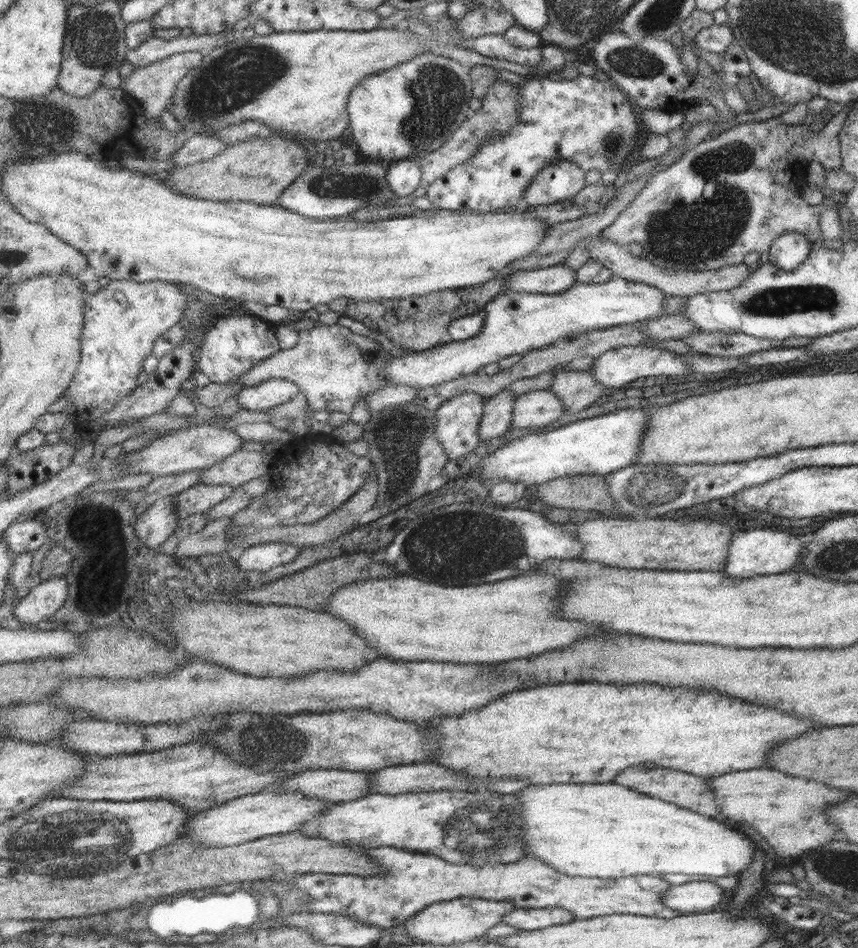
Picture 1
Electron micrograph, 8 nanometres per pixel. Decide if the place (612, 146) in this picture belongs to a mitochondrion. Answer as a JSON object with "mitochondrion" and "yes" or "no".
{"mitochondrion":"yes"}

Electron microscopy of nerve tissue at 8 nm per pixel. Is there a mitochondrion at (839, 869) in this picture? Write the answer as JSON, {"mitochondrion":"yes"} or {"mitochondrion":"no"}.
{"mitochondrion":"yes"}

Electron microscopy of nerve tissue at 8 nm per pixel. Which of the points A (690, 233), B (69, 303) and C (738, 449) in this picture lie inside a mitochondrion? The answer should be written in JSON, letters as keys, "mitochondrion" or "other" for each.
{"A":"mitochondrion","B":"other","C":"other"}

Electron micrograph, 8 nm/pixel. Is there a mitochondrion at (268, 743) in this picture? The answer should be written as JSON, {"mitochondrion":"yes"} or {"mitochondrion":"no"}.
{"mitochondrion":"yes"}

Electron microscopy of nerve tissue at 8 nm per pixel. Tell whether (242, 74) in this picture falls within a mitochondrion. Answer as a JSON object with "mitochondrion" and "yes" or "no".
{"mitochondrion":"yes"}

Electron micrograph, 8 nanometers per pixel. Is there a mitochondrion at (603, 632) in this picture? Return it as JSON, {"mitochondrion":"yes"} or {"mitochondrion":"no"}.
{"mitochondrion":"no"}

